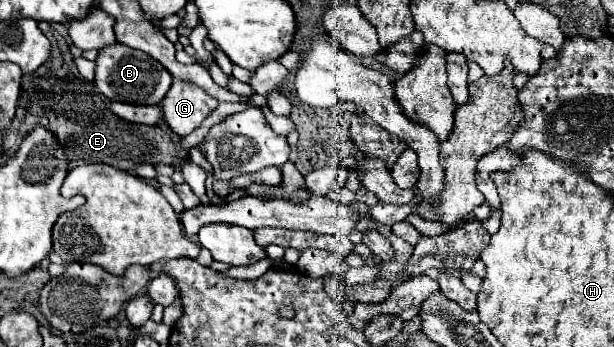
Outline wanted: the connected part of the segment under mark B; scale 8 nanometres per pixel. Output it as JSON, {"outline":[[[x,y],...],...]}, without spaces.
{"outline":[[[122,43],[100,49],[94,63],[96,63],[94,85],[98,87],[98,91],[104,97],[108,97],[112,101],[132,103],[132,105],[158,105],[172,85],[170,73],[166,73],[166,69],[162,69],[162,65],[158,65],[158,61],[154,61],[152,57],[146,57],[146,53],[130,49]]]}

